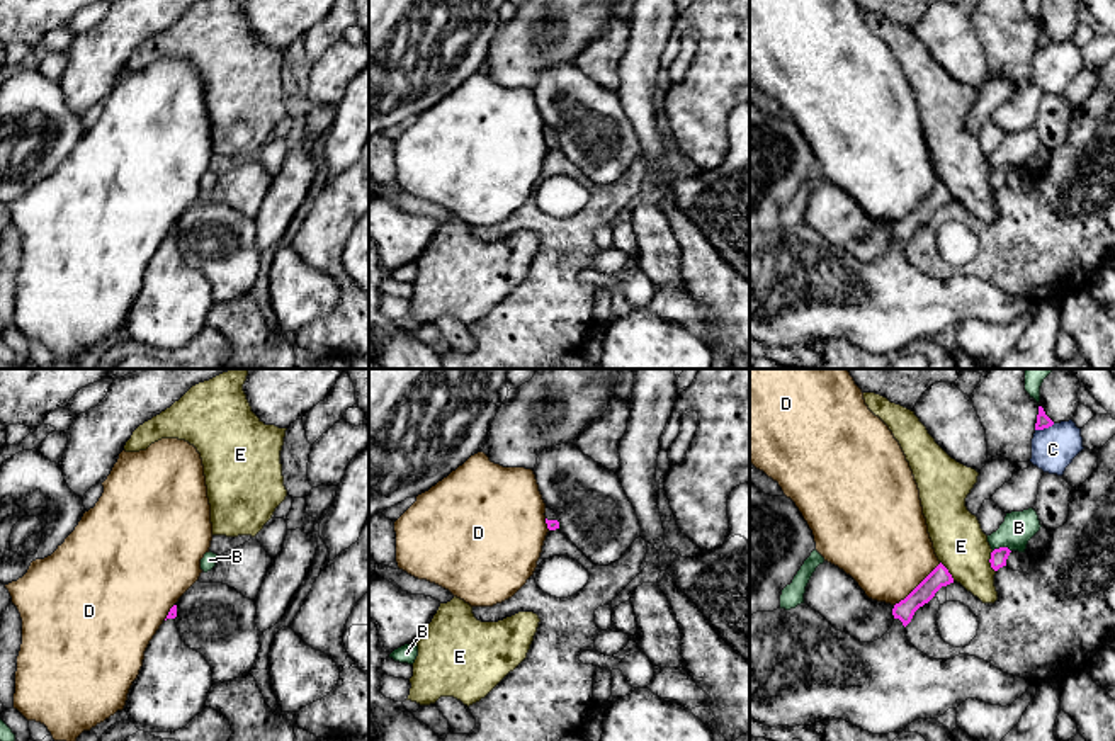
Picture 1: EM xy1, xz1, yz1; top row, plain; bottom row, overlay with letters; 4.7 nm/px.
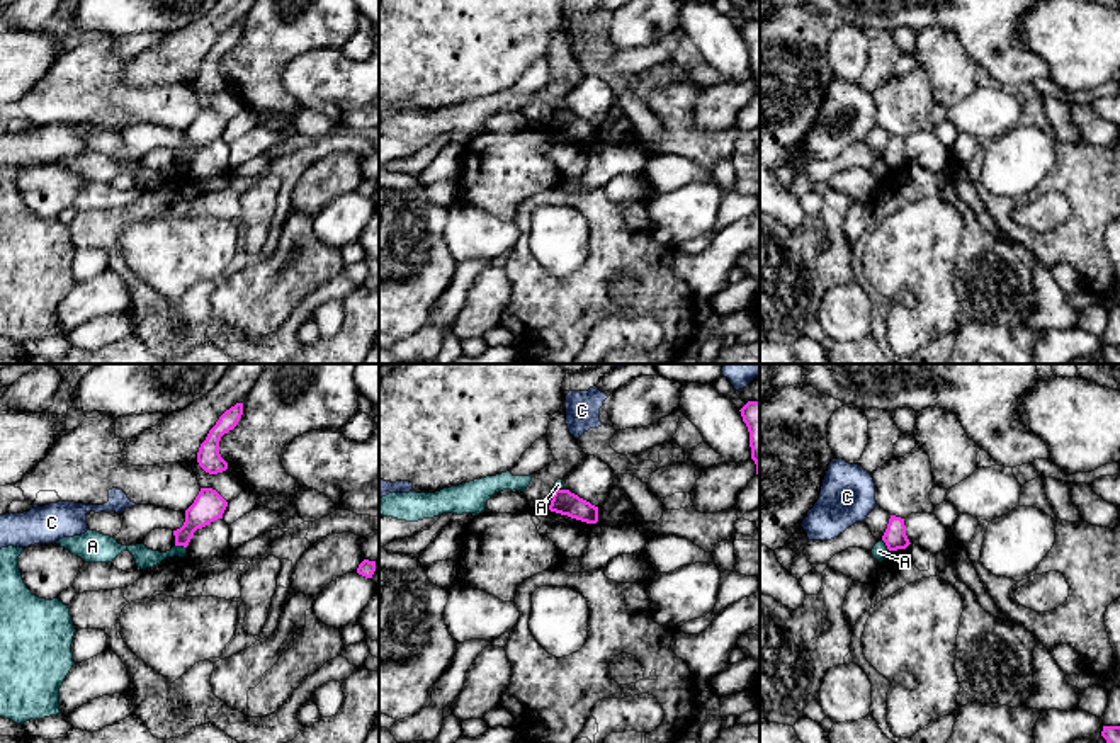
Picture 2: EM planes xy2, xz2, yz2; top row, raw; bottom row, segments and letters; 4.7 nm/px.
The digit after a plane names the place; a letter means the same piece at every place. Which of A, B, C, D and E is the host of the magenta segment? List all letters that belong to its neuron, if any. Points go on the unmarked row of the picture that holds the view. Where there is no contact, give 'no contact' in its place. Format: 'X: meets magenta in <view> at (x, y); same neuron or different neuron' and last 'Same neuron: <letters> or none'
A: meets magenta in xy2 at (181, 164); different neuron
B: meets magenta in yz1 at (1001, 167); different neuron
C: meets magenta in yz1 at (1044, 46); different neuron
D: meets magenta in yz1 at (918, 204); different neuron
E: meets magenta in yz1 at (990, 181); different neuron
Same neuron: none

